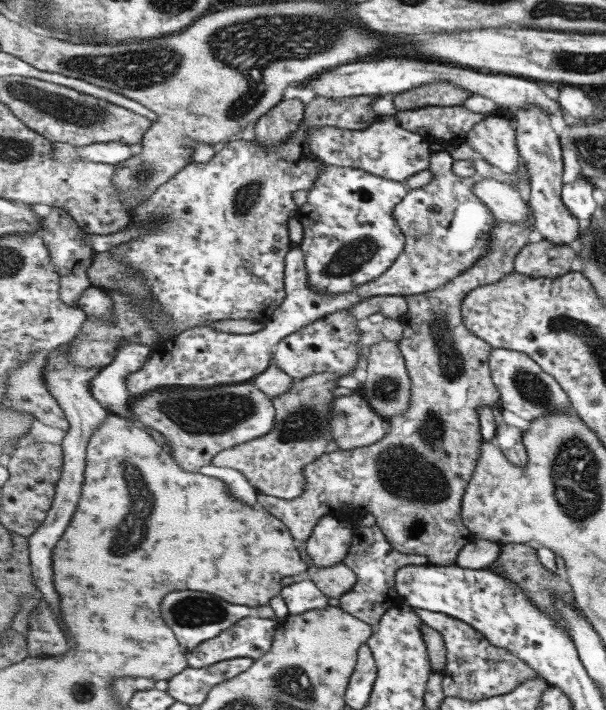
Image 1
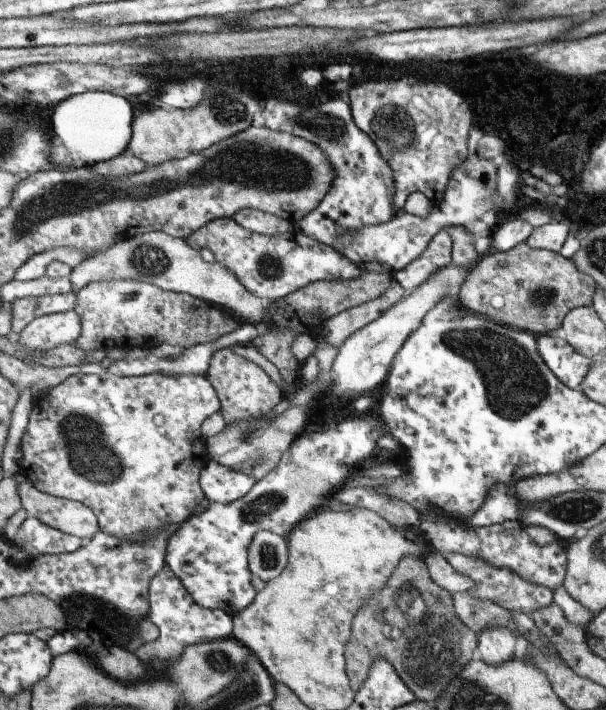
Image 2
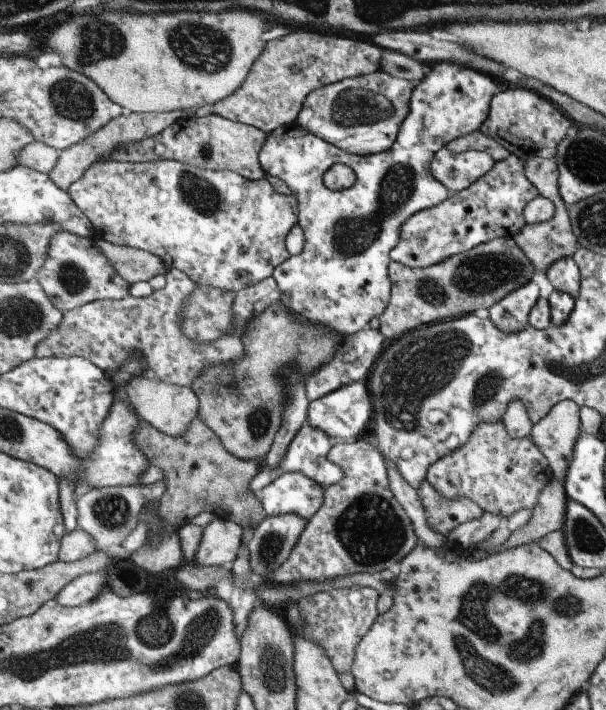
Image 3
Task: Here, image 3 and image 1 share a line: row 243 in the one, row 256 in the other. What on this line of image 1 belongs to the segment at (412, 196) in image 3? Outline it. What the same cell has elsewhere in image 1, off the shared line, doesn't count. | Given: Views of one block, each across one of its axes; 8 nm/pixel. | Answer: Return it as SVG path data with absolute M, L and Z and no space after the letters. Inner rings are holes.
M327 164L317 177L317 184L308 190L308 201L298 207L297 218L303 223L304 241L299 247L304 252L304 266L309 273L309 285L321 293L347 293L384 276L405 250L405 233L396 222L396 206L407 196L405 183L383 178L356 168Z

